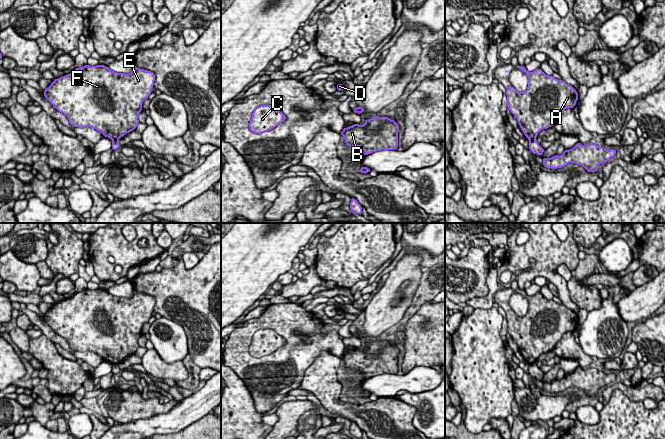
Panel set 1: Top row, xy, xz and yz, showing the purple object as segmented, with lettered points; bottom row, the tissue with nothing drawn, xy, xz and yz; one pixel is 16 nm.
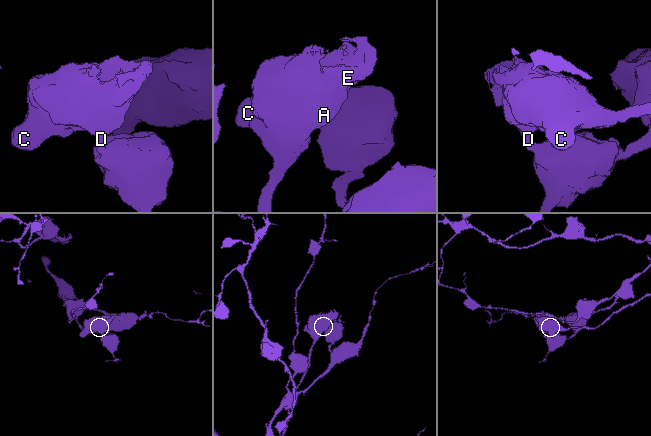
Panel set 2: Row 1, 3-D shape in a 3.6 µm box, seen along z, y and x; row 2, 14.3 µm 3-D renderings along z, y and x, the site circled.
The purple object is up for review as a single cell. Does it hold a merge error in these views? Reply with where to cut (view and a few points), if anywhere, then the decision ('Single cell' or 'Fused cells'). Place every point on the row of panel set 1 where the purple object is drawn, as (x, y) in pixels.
Split along yz (535, 138), (529, 140). Fused cells

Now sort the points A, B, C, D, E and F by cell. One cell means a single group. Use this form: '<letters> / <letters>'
A C E F / B D

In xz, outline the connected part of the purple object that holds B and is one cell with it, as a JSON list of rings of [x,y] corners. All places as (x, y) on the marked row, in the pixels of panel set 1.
[[[373,116],[363,125],[354,124],[340,133],[347,146],[364,150],[363,156],[381,150],[398,148],[399,126],[388,117]]]

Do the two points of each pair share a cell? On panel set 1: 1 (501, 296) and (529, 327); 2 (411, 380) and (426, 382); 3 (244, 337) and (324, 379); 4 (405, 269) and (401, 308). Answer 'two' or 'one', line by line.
1: one
2: one
3: two
4: one

